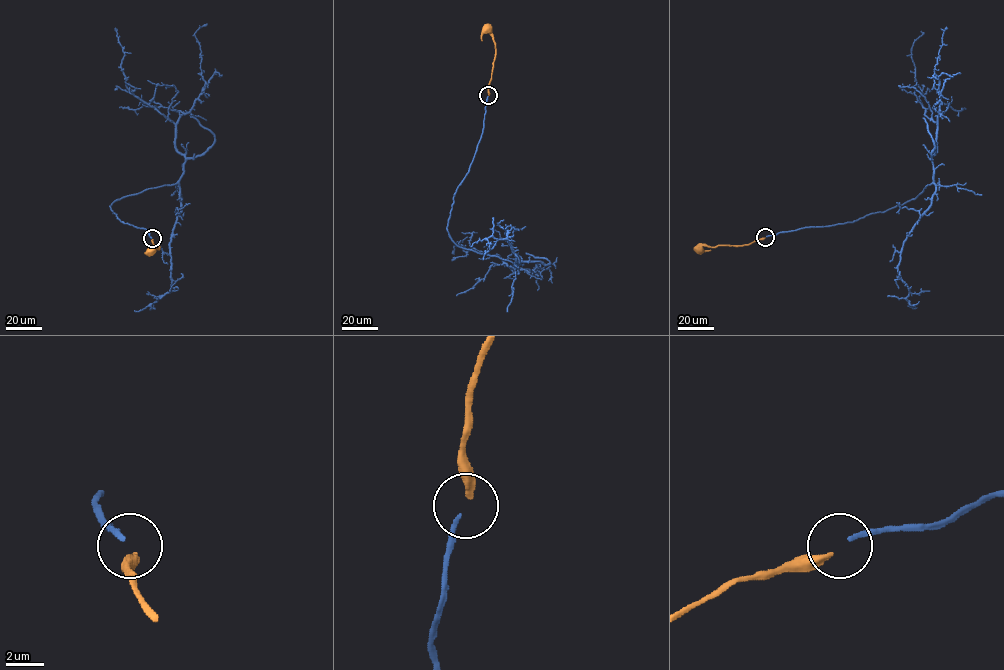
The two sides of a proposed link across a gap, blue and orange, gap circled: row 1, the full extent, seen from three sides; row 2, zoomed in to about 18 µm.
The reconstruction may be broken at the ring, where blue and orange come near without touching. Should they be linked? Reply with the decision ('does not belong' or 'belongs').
belongs

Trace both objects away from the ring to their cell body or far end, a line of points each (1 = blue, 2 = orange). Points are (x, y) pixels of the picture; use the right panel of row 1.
1: (766, 236), (885, 212), (913, 199), (933, 181), (937, 124), (924, 114), (911, 57), (921, 31)
2: (765, 237), (742, 245), (699, 245), (698, 248)

